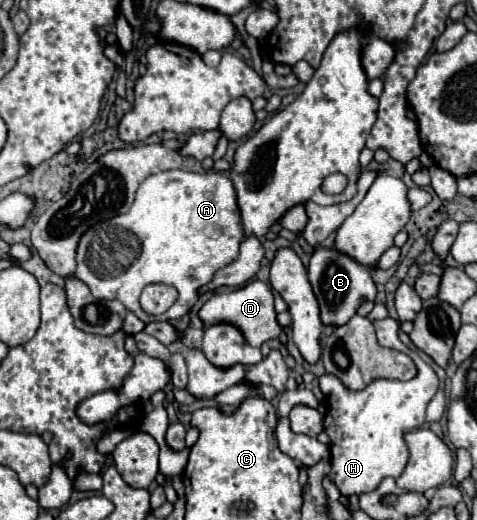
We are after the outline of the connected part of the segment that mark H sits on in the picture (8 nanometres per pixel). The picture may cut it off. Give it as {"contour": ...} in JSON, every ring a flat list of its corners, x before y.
{"contour":[[388,316,384,320,374,320,372,324,376,328,378,344,408,354,418,366,418,376,408,382,376,378,364,390,346,390,346,384,334,374,324,374,318,378,326,404,324,430,330,436,332,454,332,470,328,476,344,496,370,492,382,482,382,478,398,478,402,474,408,462,404,432,406,428,420,428,424,424,426,406,440,388,436,372,418,356,418,352,406,348,398,340,398,320]]}

